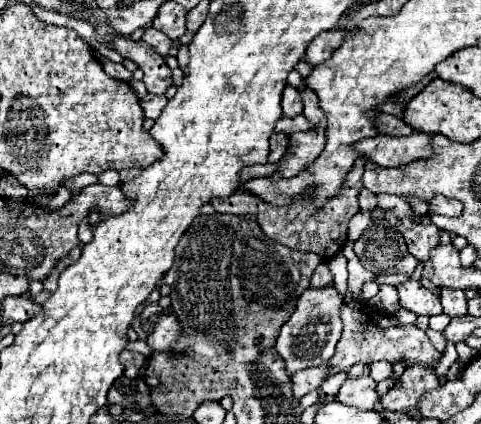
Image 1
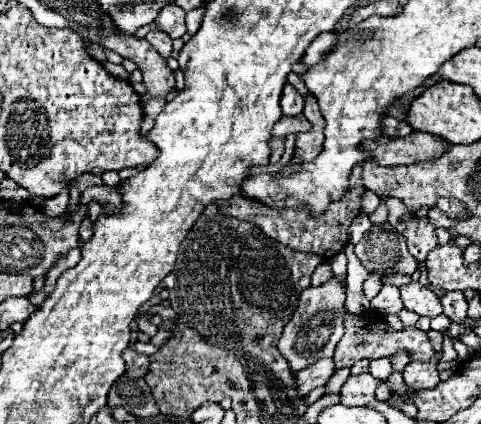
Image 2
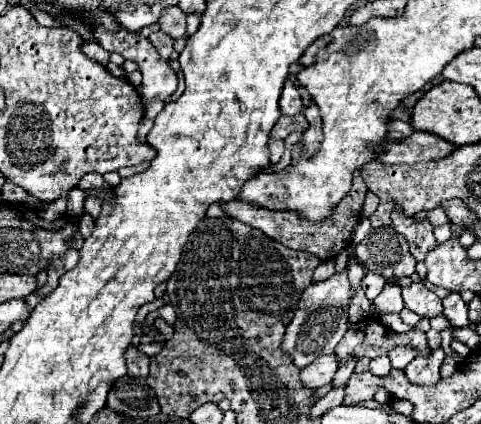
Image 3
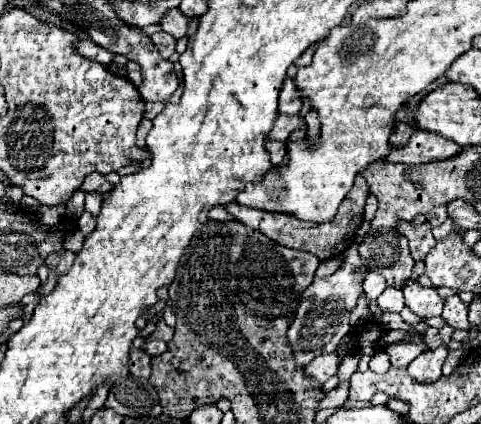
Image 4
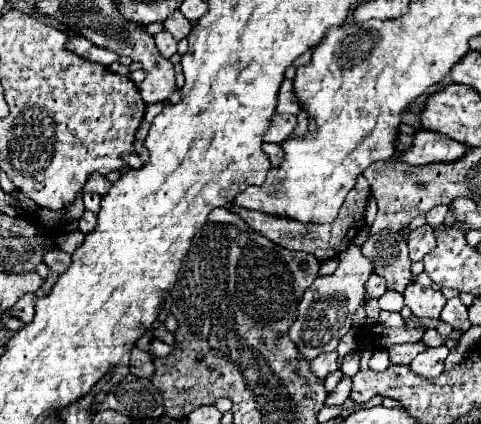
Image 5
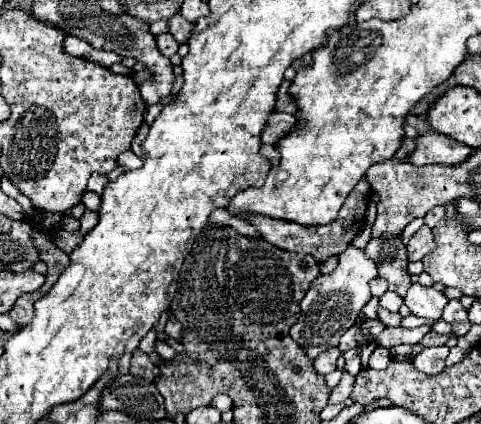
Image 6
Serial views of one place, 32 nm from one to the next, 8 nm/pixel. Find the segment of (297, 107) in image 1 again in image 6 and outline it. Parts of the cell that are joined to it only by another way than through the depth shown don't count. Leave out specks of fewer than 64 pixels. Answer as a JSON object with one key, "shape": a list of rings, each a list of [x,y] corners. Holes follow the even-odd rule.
{"shape":[[[284,80],[284,82],[280,84],[280,88],[278,88],[274,112],[288,112],[288,114],[294,114],[294,112],[296,112],[294,100],[290,100],[290,96],[288,96],[288,88],[290,88],[290,82]]]}

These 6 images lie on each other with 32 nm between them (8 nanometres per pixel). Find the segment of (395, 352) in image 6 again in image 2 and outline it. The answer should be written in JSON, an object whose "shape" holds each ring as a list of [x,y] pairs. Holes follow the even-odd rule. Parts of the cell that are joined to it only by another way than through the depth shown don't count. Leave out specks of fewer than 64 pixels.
{"shape":[[[398,350],[396,354],[392,354],[392,358],[390,358],[390,362],[392,362],[392,368],[394,368],[394,370],[398,370],[398,372],[402,372],[402,370],[406,368],[406,364],[410,362],[410,354],[408,354],[406,350]]]}

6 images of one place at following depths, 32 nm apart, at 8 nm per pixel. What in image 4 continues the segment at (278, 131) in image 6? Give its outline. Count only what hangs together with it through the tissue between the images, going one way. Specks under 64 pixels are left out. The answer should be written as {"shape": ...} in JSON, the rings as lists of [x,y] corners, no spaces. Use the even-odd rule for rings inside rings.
{"shape":[[[278,114],[278,120],[274,122],[272,130],[268,132],[266,140],[280,140],[286,142],[288,136],[301,126],[303,119],[297,115]]]}

